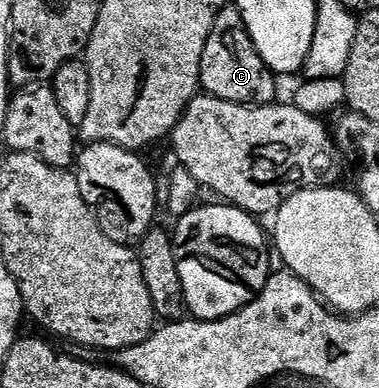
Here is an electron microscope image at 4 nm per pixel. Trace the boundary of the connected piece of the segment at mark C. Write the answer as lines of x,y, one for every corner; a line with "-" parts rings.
222,23
222,27
215,25
202,58
200,87
205,94
214,95
224,101
255,105
272,103
279,98
279,80
274,72
266,66
257,49
246,51
246,43
242,43
242,39
247,39
249,36
248,32
245,35
238,35
238,43
234,43
234,35
230,35
230,27
226,27
226,23

